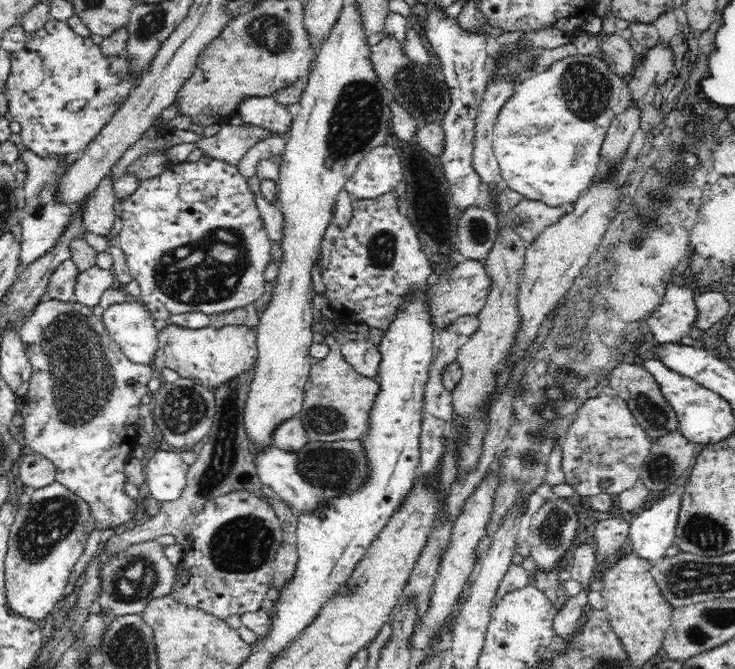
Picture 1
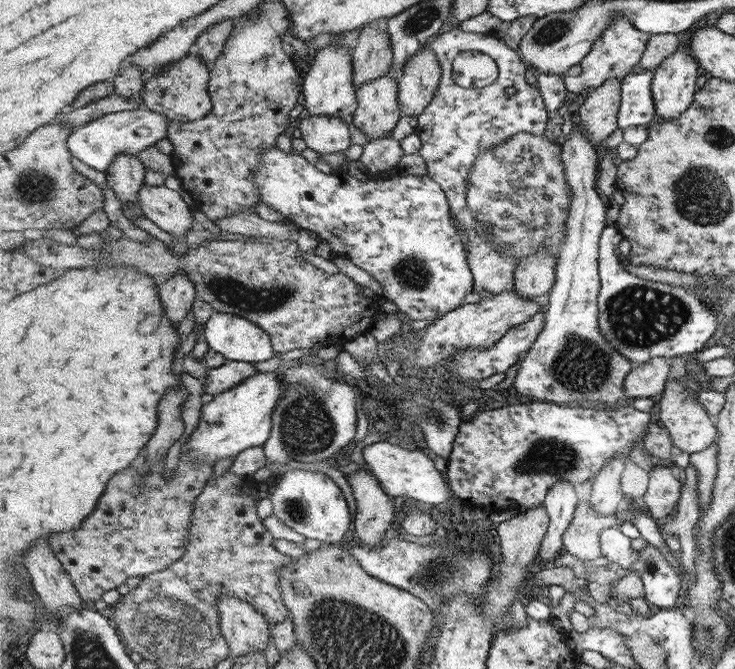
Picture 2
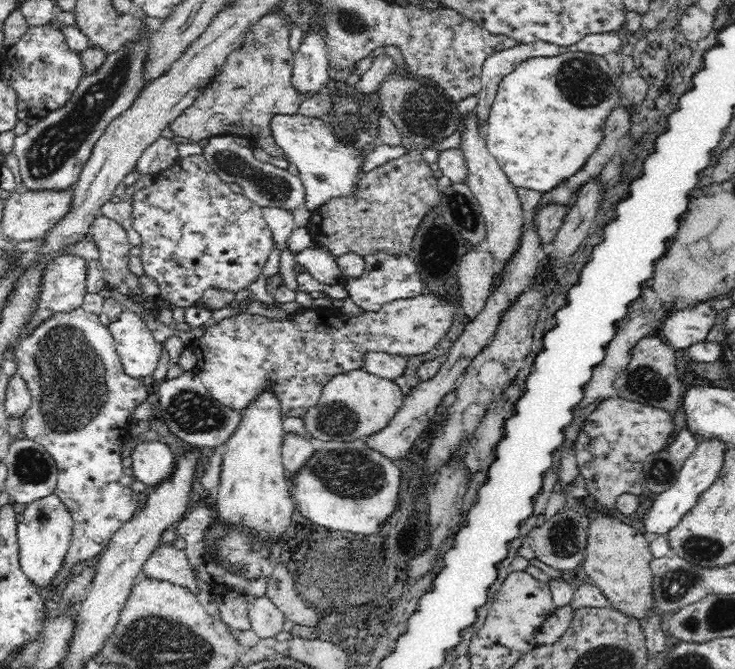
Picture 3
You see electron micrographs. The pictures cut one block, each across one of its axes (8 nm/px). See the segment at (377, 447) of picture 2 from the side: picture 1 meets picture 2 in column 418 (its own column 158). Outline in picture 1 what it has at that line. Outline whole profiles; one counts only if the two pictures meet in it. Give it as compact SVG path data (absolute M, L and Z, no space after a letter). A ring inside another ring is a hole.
M157 449L145 459L146 482L150 495L162 502L172 502L180 498L189 465L180 457L180 450L164 451Z

